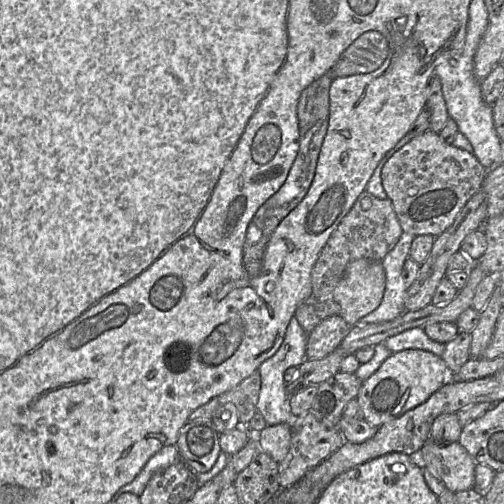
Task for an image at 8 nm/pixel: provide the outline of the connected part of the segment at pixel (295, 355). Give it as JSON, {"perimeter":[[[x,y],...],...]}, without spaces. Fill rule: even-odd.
{"perimeter":[[[293,316],[287,327],[281,346],[272,357],[264,361],[259,367],[261,388],[257,410],[262,414],[268,426],[286,423],[292,427],[295,423],[297,417],[291,411],[290,397],[288,397],[286,392],[284,373],[290,367],[299,367],[307,359],[307,339],[308,335]]]}

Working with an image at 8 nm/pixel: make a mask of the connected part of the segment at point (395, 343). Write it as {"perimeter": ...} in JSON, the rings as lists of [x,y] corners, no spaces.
{"perimeter":[[[420,327],[411,328],[392,336],[384,344],[392,353],[408,349],[419,349],[441,357],[445,350],[445,344],[430,339],[424,328]]]}

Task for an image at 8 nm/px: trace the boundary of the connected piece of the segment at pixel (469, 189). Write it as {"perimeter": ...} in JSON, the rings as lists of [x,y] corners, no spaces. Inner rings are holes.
{"perimeter":[[[428,130],[393,154],[382,168],[381,181],[403,232],[437,237],[453,224],[468,200],[482,189],[487,171],[474,154],[445,143],[438,133]]]}

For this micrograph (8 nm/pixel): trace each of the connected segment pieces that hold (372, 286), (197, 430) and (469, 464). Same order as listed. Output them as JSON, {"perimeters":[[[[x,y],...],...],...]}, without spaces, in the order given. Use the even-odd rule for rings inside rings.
{"perimeters":[[[[366,259],[351,262],[334,290],[339,315],[350,326],[355,326],[381,304],[385,285],[381,262]]],[[[211,419],[187,422],[181,428],[175,444],[180,460],[195,460],[209,471],[221,452],[219,434]]],[[[427,441],[419,451],[419,462],[422,471],[426,467],[453,493],[474,487],[476,461],[458,442],[436,444]]]]}

